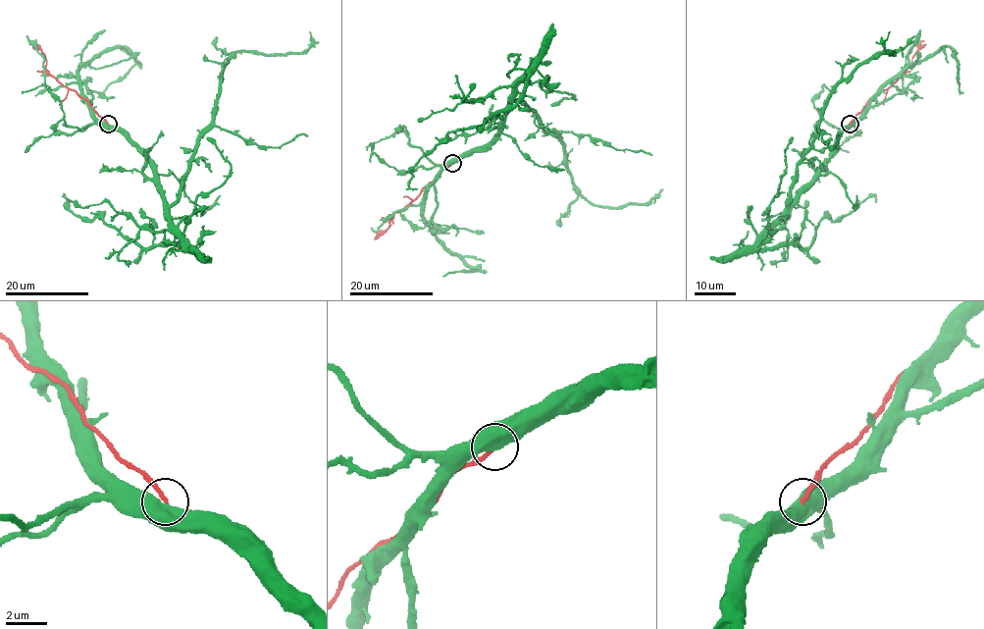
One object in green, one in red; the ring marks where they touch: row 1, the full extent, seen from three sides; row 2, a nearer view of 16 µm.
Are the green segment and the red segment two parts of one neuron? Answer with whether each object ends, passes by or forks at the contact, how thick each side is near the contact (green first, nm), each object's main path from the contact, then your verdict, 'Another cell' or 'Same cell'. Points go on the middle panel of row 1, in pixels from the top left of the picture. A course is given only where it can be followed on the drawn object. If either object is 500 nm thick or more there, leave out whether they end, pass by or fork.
Thickness 750 nm (green) against 170 nm. Course of green: (451, 164), (481, 152), (516, 100), (559, 137), (565, 168), (588, 201), (625, 207), (655, 198), (653, 203). Course of red: (451, 164), (393, 215), (390, 225), (375, 237). Another cell

